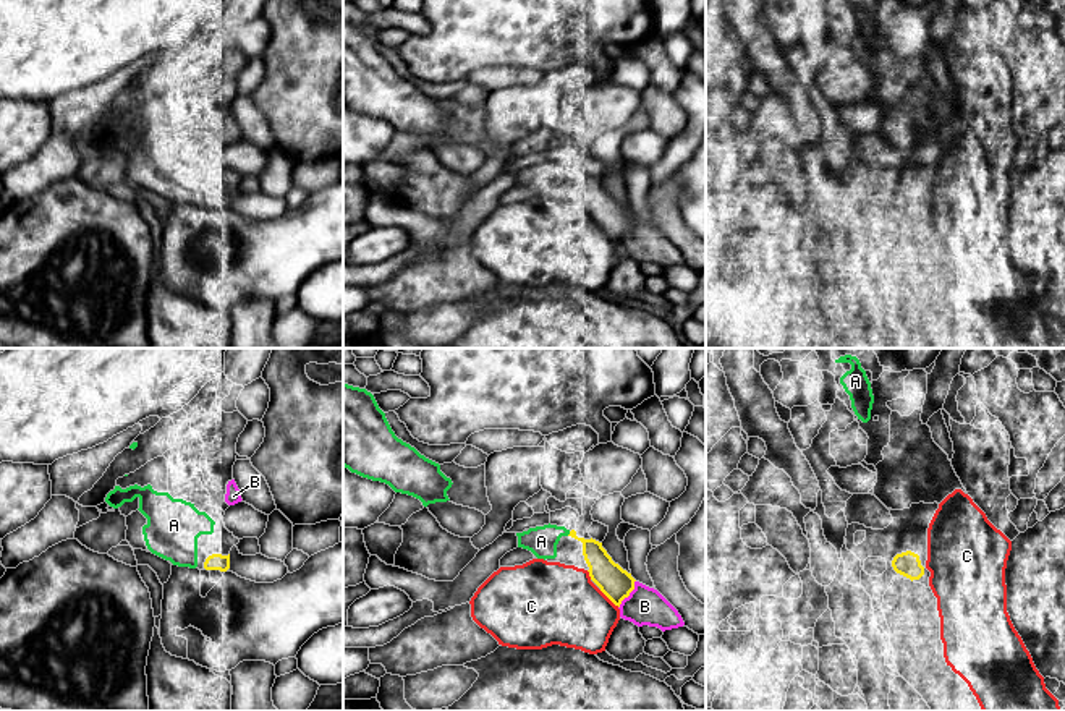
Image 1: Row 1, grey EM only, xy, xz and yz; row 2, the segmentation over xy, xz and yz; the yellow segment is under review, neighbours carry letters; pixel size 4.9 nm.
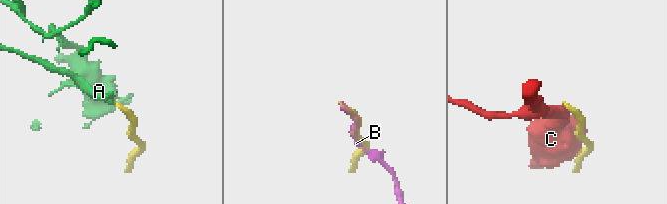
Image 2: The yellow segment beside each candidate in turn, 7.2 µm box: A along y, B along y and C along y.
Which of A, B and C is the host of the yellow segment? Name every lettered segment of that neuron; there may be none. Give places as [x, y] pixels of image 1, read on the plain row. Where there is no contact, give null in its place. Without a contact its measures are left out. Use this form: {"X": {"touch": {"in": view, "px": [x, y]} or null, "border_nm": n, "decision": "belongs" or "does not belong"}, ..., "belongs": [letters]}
{"A": {"touch": {"in": "xz", "px": [570, 170]}, "border_nm": 30, "decision": "belongs"}, "B": {"touch": {"in": "xz", "px": [628, 232]}, "border_nm": 170, "decision": "does not belong"}, "C": {"touch": {"in": "xz", "px": [609, 235]}, "border_nm": 130, "decision": "does not belong"}, "belongs": ["A"]}

